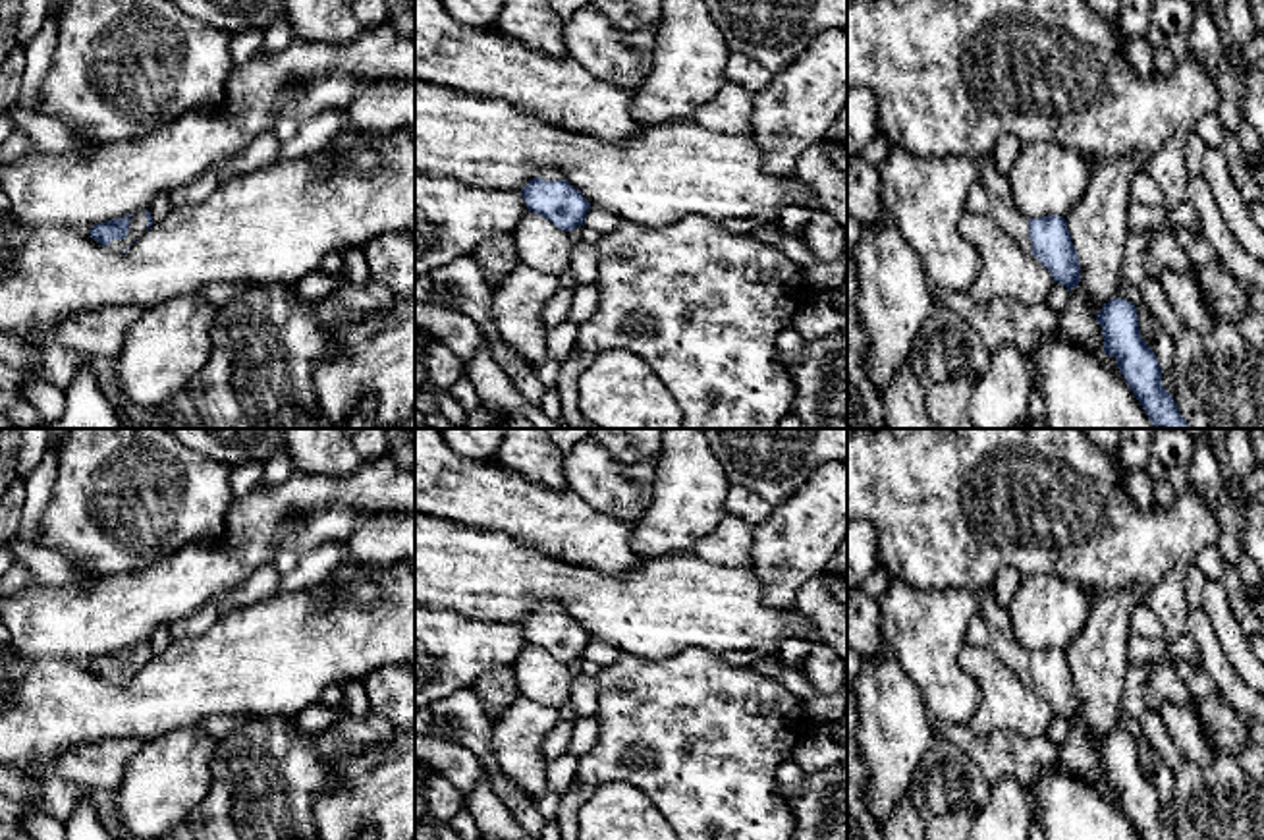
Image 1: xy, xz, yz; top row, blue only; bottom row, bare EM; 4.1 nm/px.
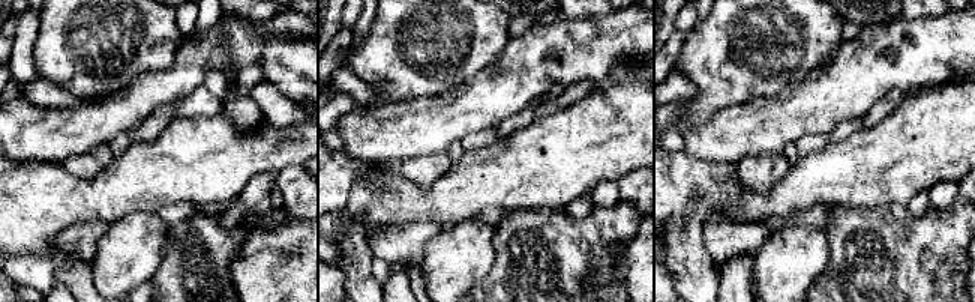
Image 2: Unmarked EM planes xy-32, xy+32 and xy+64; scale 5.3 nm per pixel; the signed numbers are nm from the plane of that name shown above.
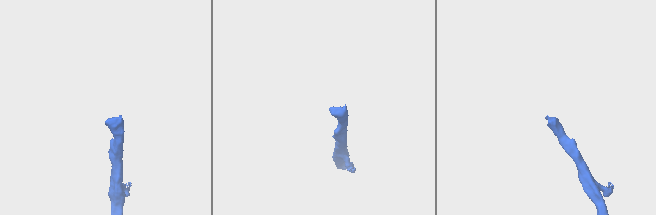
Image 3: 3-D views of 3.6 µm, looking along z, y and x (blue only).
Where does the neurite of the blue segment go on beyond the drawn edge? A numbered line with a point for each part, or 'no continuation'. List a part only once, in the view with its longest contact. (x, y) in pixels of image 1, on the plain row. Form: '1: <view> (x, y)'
1: xy (137, 655)

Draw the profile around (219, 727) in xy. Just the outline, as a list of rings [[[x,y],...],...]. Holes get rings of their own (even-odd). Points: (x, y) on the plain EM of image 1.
[[[210,714],[203,718],[197,726],[214,738],[216,742],[239,732],[251,718],[243,714]]]

